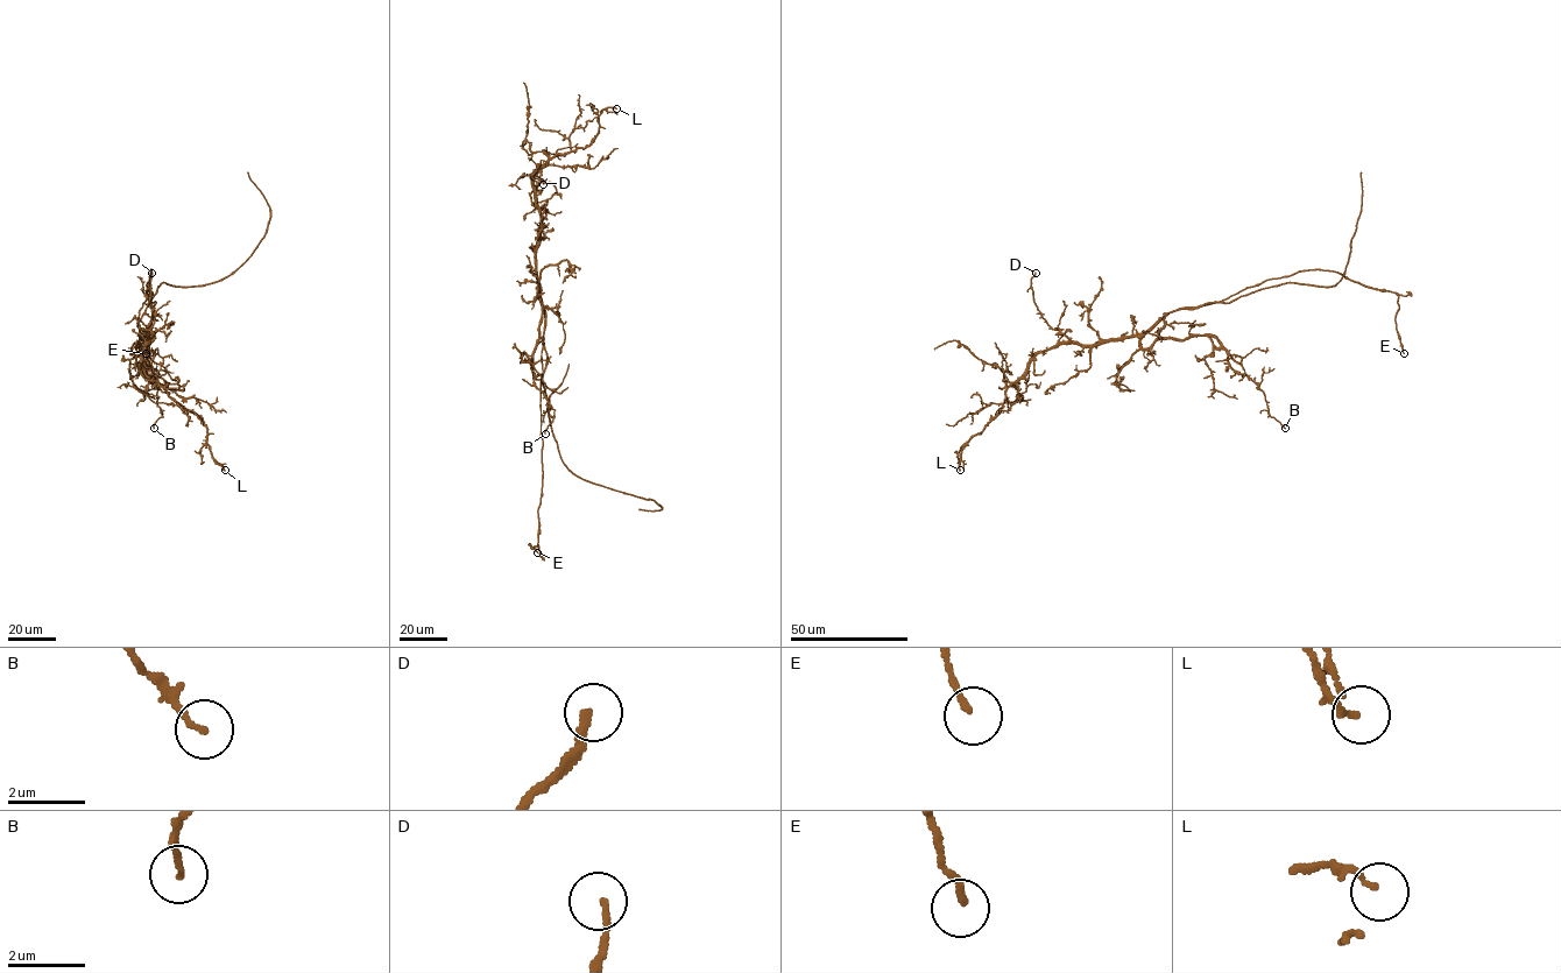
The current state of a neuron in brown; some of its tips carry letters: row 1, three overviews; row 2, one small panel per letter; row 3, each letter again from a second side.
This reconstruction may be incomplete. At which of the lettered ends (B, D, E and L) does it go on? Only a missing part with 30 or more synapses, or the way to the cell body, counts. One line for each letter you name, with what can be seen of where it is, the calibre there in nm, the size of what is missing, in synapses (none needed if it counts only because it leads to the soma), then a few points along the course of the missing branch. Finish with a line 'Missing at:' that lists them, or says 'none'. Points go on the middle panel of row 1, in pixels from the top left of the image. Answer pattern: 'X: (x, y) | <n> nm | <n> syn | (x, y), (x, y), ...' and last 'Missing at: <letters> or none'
Missing at: none

